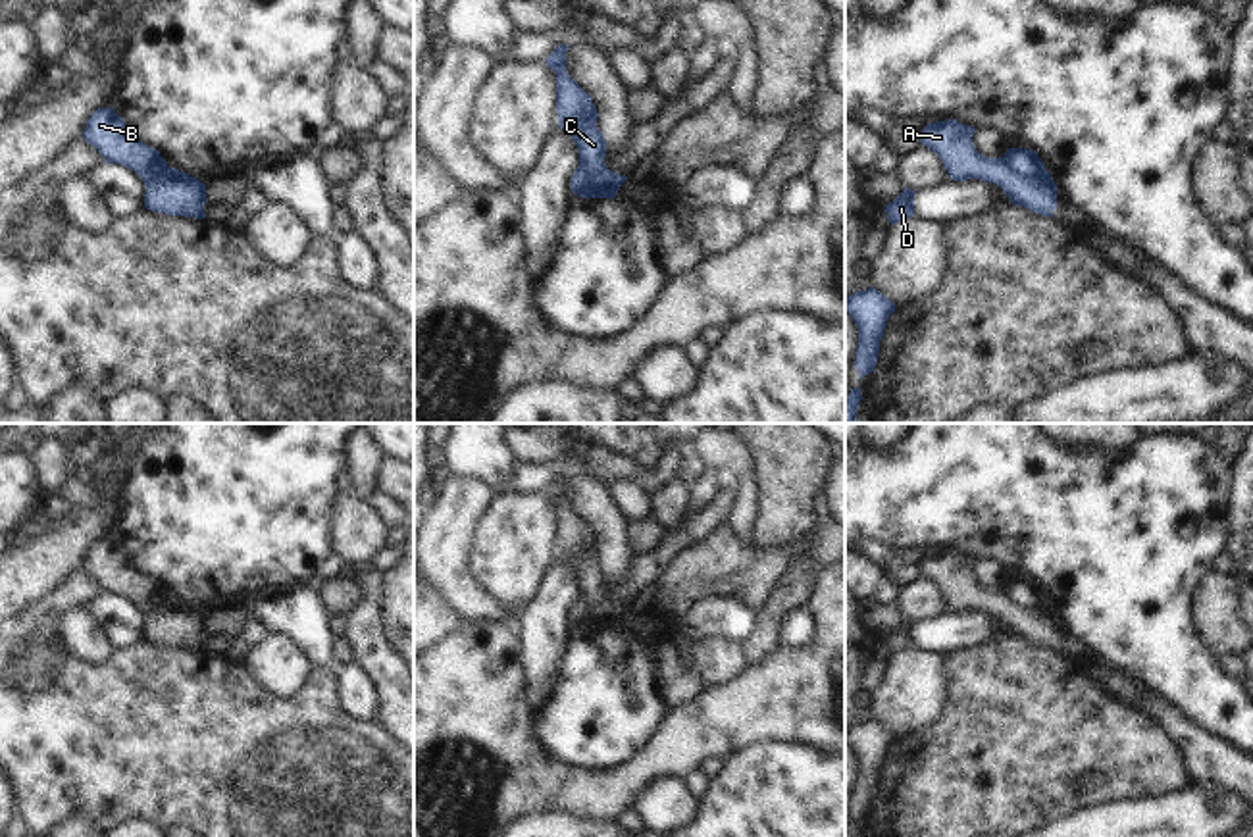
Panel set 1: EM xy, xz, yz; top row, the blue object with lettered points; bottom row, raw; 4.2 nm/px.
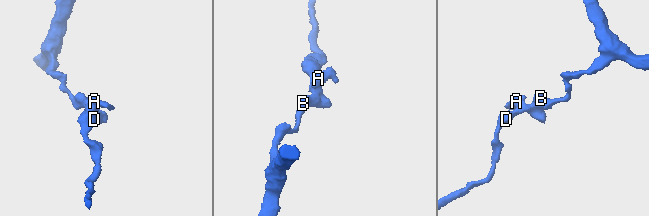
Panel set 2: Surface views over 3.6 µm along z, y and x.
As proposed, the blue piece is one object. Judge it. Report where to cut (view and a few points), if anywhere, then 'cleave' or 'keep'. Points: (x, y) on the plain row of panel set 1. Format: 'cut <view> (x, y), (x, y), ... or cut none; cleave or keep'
cut yz (1003, 587), (1021, 605), (1034, 607), (1044, 601); cleave

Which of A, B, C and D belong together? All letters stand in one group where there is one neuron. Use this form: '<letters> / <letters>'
A C D / B

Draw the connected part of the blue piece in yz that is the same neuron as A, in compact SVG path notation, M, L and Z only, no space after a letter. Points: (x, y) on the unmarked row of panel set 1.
M957 550L928 554L920 573L939 587L953 612L980 610L995 614L1014 637L1053 648L1057 637L1057 616L1047 600L1036 606L1020 606L1009 598L1005 589L985 589L972 573L976 558Z

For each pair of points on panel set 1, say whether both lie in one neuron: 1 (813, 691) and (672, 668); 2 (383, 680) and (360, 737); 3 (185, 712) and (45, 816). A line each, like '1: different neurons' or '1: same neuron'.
1: different neurons
2: different neurons
3: same neuron

